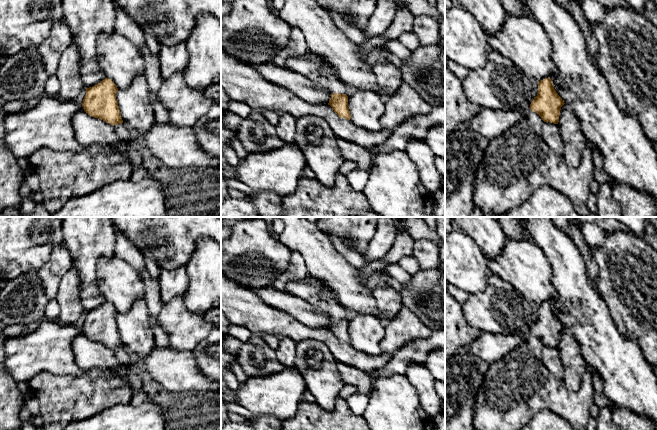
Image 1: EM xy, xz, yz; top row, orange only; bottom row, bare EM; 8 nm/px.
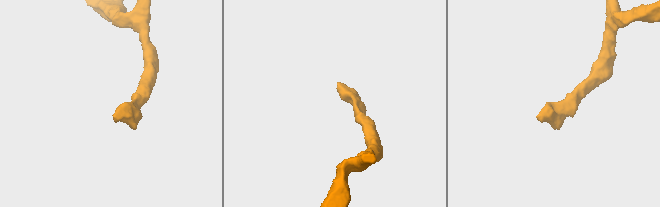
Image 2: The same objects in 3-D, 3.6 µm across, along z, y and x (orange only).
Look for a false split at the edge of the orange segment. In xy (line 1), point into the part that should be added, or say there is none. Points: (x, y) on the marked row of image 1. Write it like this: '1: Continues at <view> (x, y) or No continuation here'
1: No continuation here

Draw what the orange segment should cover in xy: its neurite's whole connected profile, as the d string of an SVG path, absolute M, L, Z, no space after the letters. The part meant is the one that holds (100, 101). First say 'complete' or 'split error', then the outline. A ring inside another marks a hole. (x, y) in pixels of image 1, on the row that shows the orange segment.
complete; M105 78L93 87L86 88L82 102L84 111L113 126L122 124L123 120L116 99L117 91L117 86L109 78Z

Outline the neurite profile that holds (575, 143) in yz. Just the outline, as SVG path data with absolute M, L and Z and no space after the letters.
M566 104L561 107L558 127L564 143L562 158L567 165L577 168L588 144L577 116Z

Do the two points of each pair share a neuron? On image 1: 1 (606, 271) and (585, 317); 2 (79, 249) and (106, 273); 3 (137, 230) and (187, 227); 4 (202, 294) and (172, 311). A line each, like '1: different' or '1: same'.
1: different
2: different
3: same
4: different

